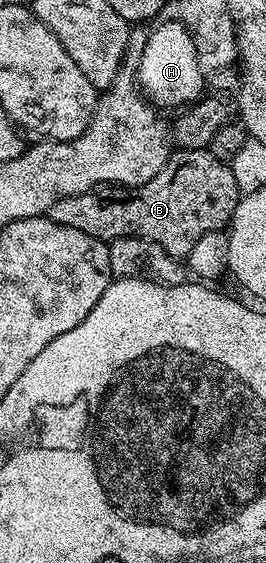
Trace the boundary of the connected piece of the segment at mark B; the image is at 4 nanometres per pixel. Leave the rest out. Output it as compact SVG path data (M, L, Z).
M208 148L178 150L171 153L166 166L148 184L64 196L64 200L52 204L48 216L56 224L80 228L80 232L103 240L128 236L147 238L160 244L173 258L185 259L200 236L229 227L239 197L236 176L228 162L221 162Z

